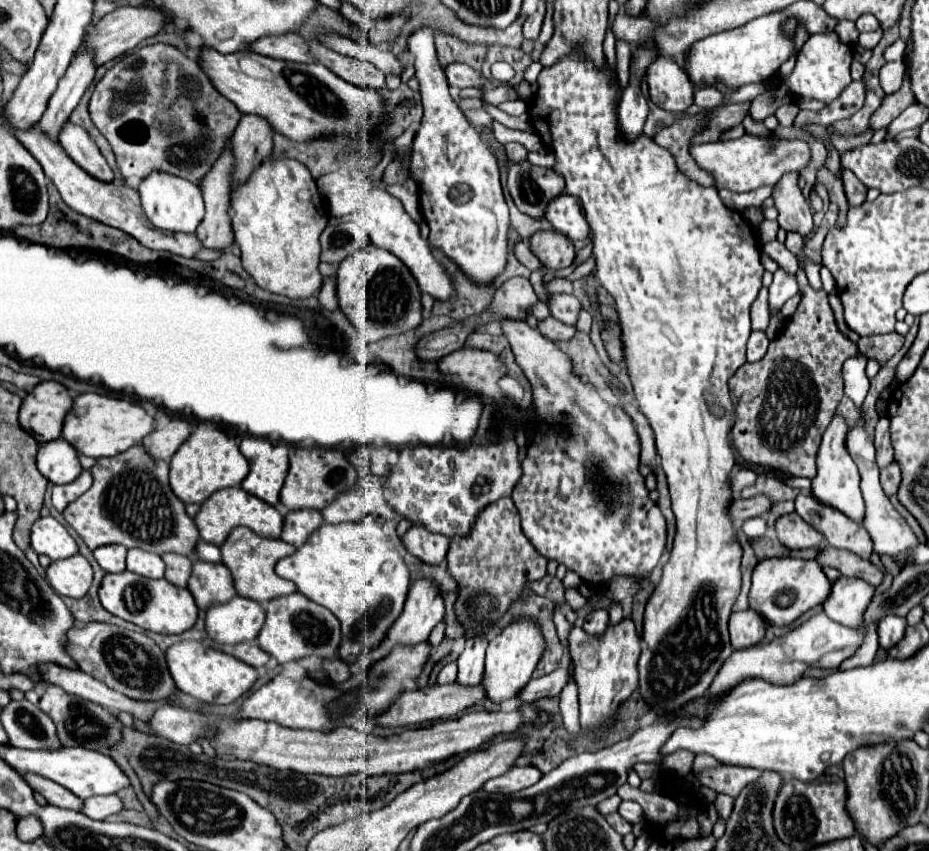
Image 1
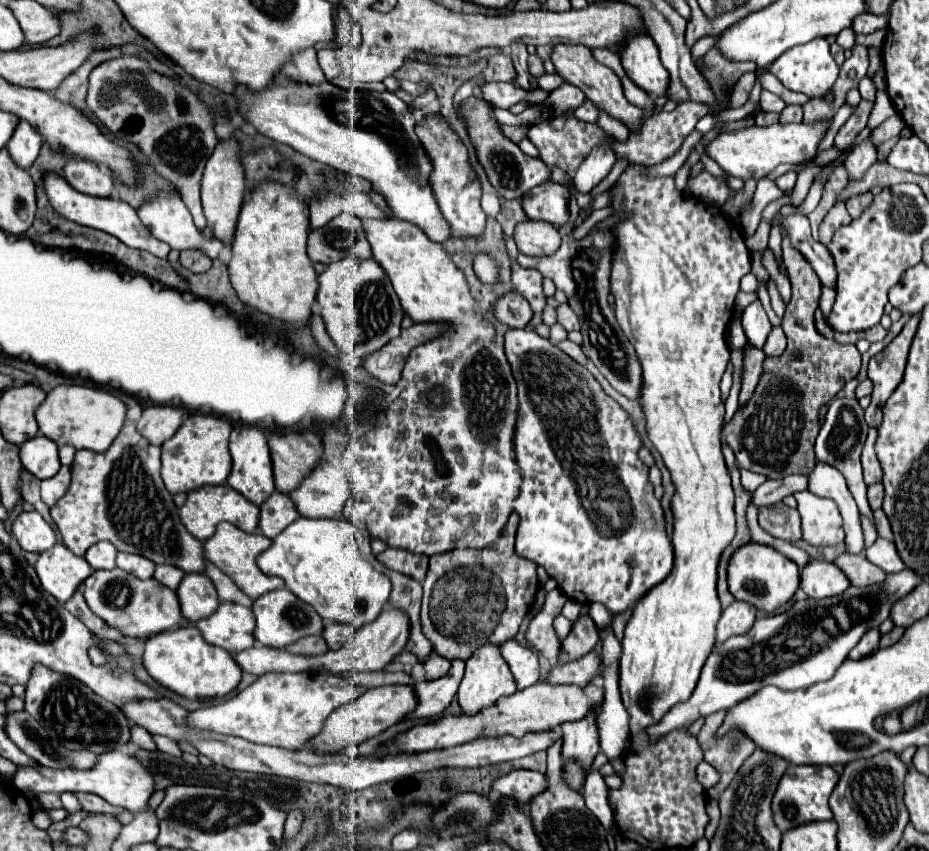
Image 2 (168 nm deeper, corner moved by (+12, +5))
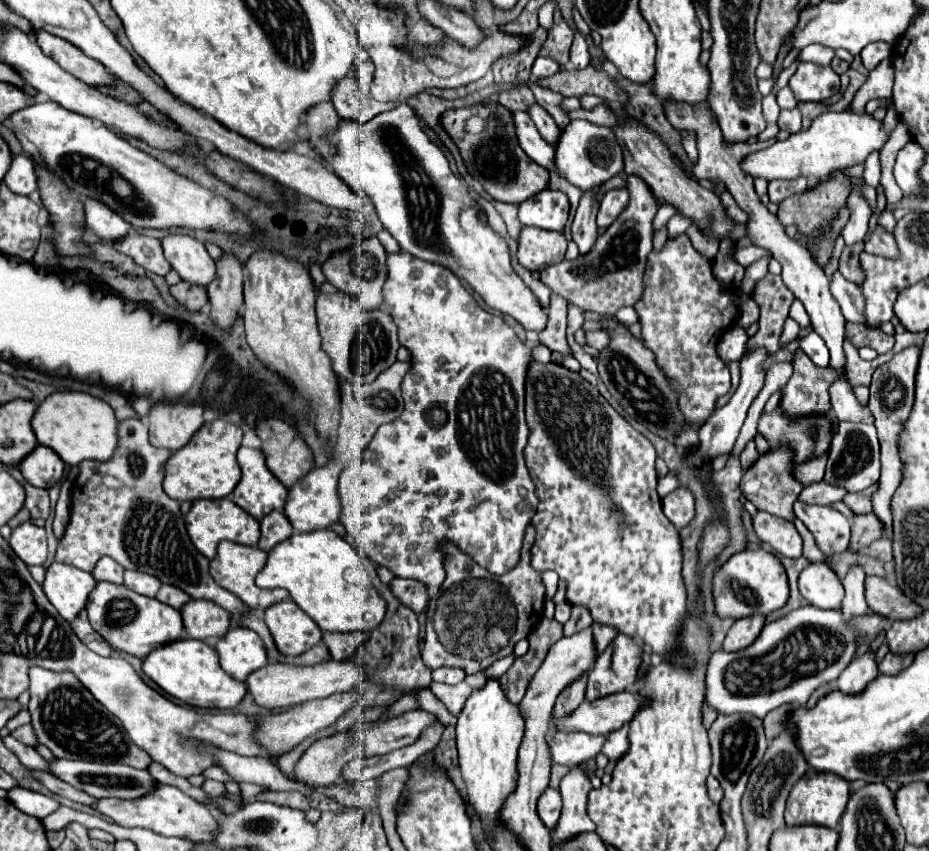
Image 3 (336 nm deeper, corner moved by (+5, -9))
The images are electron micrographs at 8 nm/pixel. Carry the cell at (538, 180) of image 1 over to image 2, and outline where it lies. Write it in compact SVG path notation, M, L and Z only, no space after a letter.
M479 98L475 102L475 112L473 112L473 116L469 116L465 120L465 126L467 126L469 138L473 142L473 148L477 152L477 160L485 168L491 186L503 198L521 198L525 192L529 192L529 188L535 188L537 184L551 180L551 170L541 158L531 158L531 156L523 154L521 148L501 132L499 122L493 114L493 108L487 100Z

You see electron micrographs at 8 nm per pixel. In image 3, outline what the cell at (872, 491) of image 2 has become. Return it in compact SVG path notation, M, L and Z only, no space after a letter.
M874 512L870 514L862 514L856 516L854 524L852 524L852 540L850 540L850 550L862 550L864 546L868 546L870 542L878 540L880 536L884 536L884 526L880 522L880 518L876 518Z

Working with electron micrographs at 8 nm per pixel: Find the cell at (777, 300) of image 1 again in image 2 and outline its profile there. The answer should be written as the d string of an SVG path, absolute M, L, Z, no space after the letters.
M759 300L745 308L745 312L741 316L741 324L743 324L743 332L747 336L747 344L753 348L763 348L767 334L771 332L771 322Z

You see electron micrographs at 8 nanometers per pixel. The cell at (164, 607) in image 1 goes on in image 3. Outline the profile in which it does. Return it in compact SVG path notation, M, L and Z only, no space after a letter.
M98 582L96 588L88 596L86 604L88 620L92 628L114 648L120 652L128 652L136 658L144 658L154 648L168 644L172 640L180 640L184 626L182 616L176 608L148 596L140 596L126 586L118 586L112 582Z

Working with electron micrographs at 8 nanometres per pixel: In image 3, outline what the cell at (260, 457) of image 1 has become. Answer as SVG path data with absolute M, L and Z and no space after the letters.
M240 448L238 464L242 468L242 478L232 492L232 500L252 514L256 520L264 518L272 510L284 508L288 498L288 488L268 470L262 450Z

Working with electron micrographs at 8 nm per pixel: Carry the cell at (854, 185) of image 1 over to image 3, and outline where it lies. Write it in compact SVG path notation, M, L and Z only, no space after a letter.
M876 224L876 228L872 230L870 238L866 240L864 250L868 250L868 254L880 254L880 256L892 258L892 254L896 254L894 236L892 236L884 226Z

